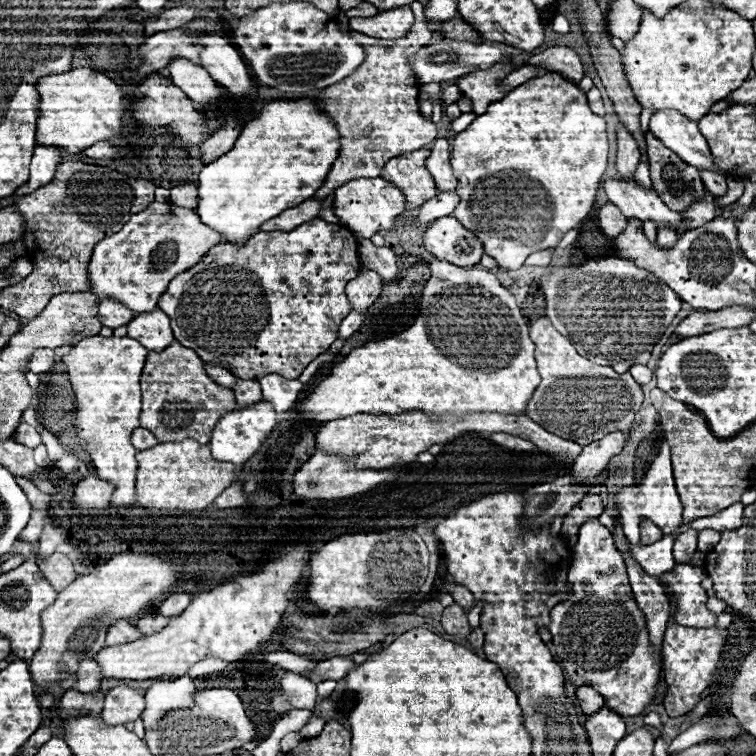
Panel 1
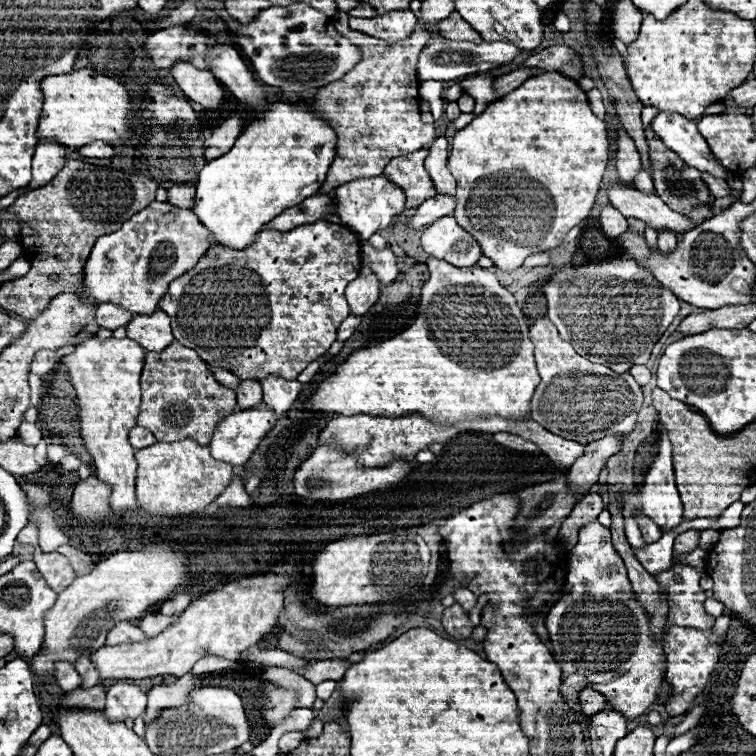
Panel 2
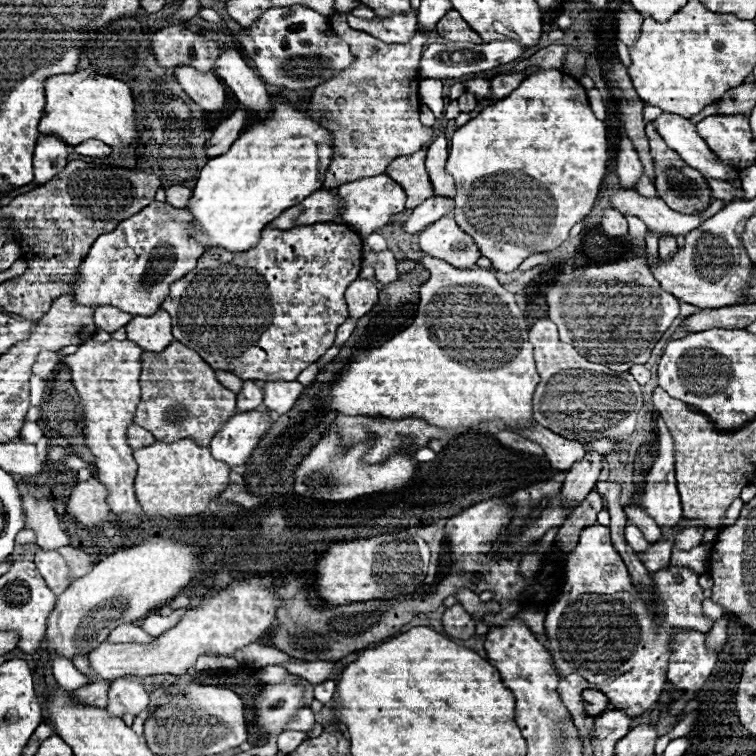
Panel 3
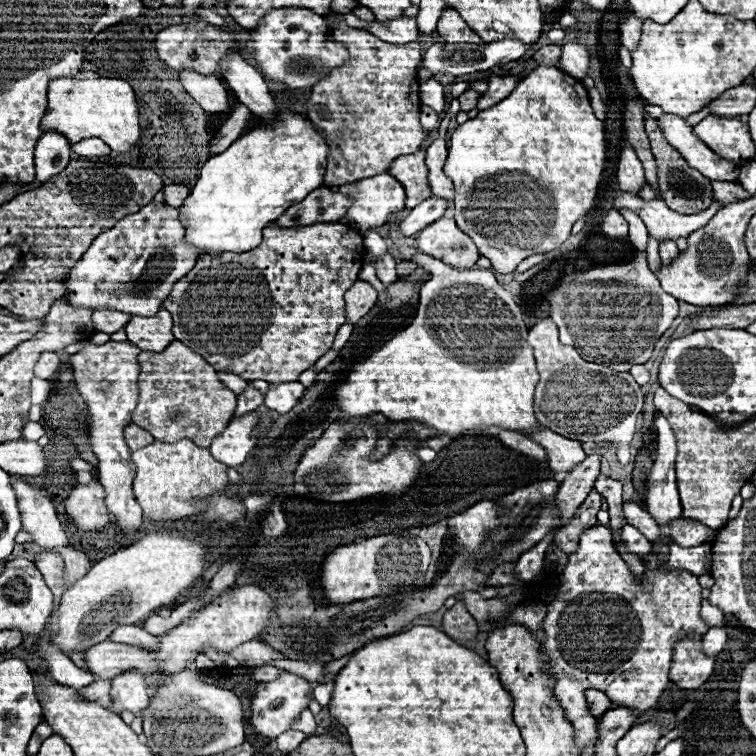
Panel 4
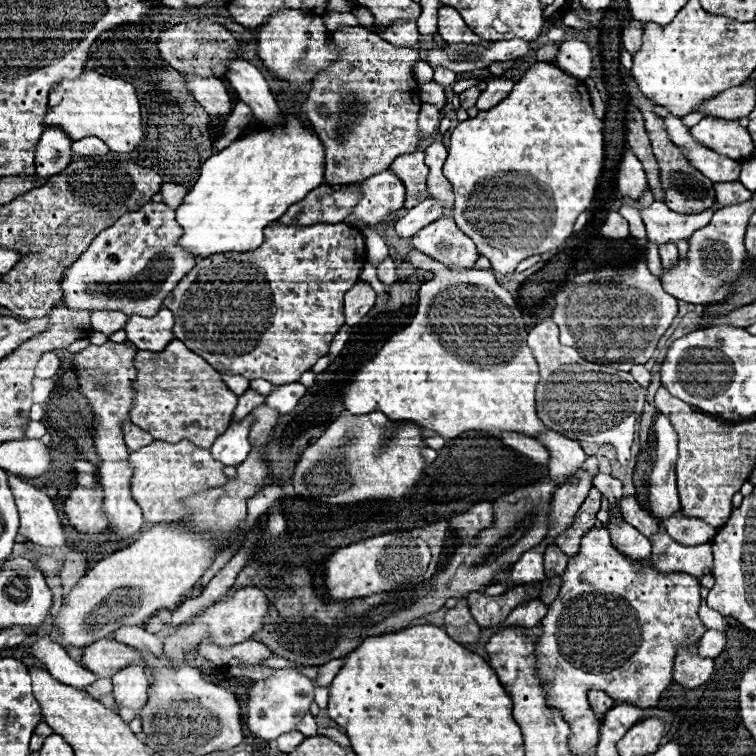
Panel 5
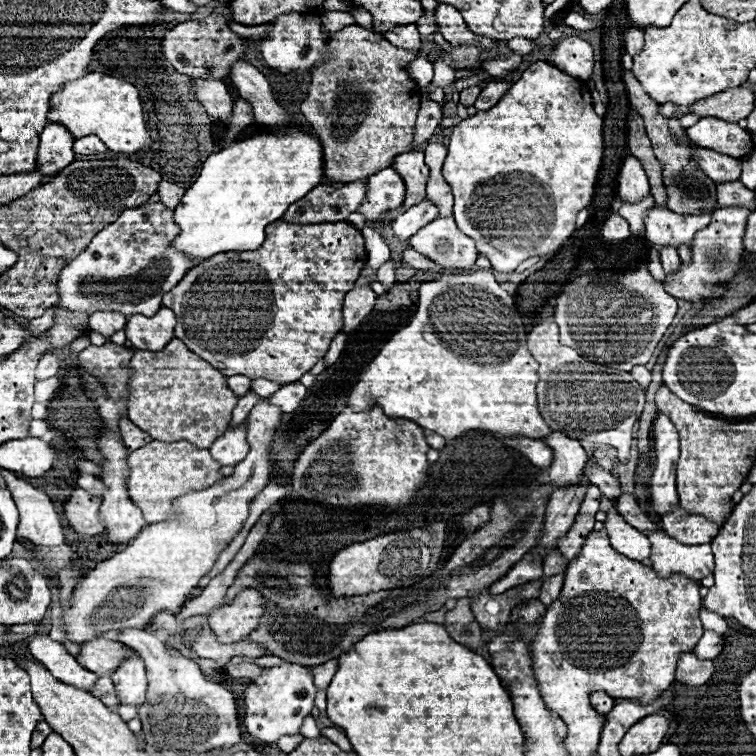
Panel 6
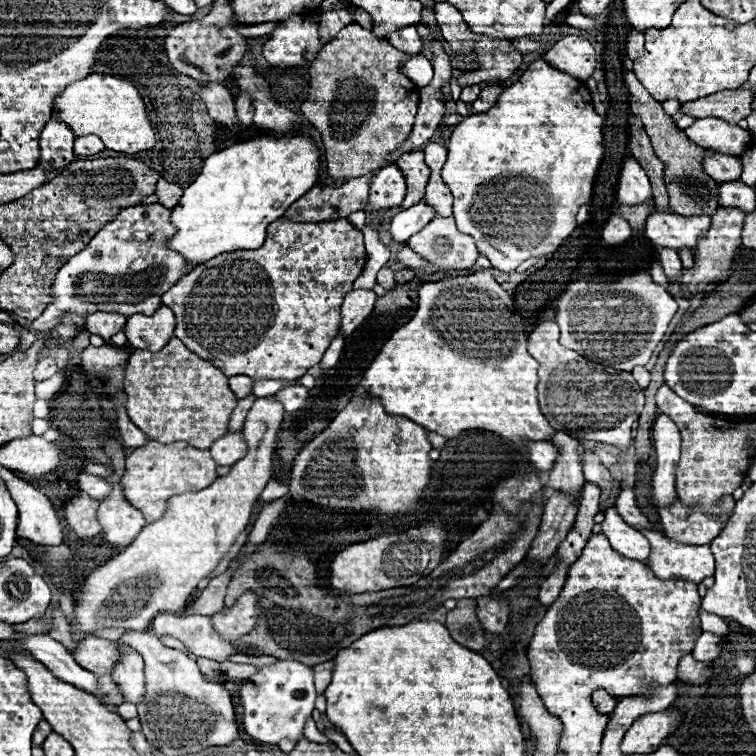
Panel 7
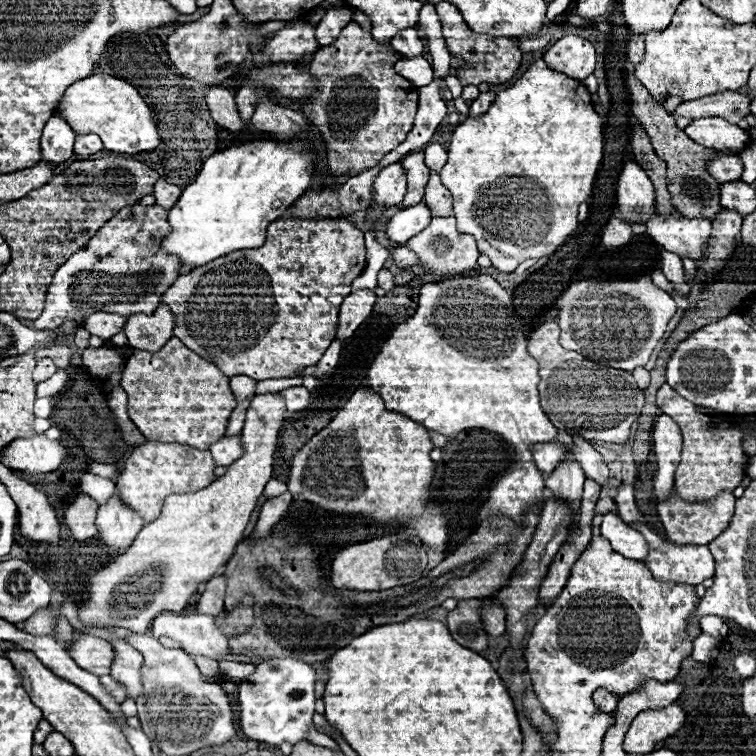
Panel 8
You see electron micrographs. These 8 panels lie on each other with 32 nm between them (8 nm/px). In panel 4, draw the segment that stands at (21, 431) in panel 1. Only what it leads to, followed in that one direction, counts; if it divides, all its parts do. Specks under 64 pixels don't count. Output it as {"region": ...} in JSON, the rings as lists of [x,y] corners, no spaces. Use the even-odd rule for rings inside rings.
{"region":[[[28,422],[26,426],[24,426],[24,430],[22,430],[22,438],[24,440],[40,440],[44,436],[44,430],[42,430],[42,426],[38,424],[38,422]]]}

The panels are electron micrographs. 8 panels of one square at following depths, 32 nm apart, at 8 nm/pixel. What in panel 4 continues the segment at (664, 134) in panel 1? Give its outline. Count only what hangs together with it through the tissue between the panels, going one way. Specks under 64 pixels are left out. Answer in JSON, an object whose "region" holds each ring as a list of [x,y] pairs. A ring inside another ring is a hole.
{"region":[[[662,114],[658,118],[658,126],[668,140],[668,144],[676,150],[680,150],[682,158],[696,170],[700,170],[710,180],[720,182],[734,182],[740,174],[740,168],[718,154],[714,154],[696,134],[692,134],[694,126],[690,126],[684,118],[674,114]]]}

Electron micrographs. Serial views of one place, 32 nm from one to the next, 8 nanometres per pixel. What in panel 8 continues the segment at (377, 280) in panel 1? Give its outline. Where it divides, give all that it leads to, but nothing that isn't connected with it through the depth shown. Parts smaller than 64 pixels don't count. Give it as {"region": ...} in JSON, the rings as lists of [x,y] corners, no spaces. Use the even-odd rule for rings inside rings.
{"region":[[[372,290],[350,292],[340,306],[340,320],[338,320],[336,338],[340,338],[340,340],[350,338],[356,332],[356,328],[370,316],[374,302],[376,302],[376,294]]]}

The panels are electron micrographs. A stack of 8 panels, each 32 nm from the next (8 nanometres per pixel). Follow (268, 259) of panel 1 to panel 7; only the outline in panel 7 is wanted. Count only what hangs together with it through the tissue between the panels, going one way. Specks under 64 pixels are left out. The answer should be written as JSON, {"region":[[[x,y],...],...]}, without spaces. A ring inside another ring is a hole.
{"region":[[[276,220],[272,226],[268,226],[266,242],[260,250],[240,250],[234,254],[220,254],[194,270],[190,270],[186,276],[182,276],[164,296],[162,304],[172,308],[176,314],[176,330],[174,336],[180,338],[194,354],[200,358],[212,362],[212,366],[224,370],[226,376],[244,374],[254,380],[266,378],[266,380],[298,380],[306,374],[308,368],[316,366],[320,358],[324,356],[324,350],[328,350],[330,342],[338,336],[340,330],[340,306],[342,298],[352,290],[352,282],[362,274],[366,264],[366,250],[364,250],[364,236],[360,230],[356,230],[348,220],[334,220],[334,222],[288,222],[288,220]]]}

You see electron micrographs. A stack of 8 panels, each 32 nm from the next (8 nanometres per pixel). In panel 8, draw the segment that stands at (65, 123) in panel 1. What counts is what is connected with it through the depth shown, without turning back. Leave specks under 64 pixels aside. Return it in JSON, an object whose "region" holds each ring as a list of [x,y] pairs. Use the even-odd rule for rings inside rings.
{"region":[[[92,74],[68,86],[64,96],[58,100],[56,112],[72,126],[76,134],[98,134],[106,150],[120,154],[138,154],[144,150],[154,150],[158,146],[156,124],[152,122],[150,110],[138,90],[126,80]]]}

